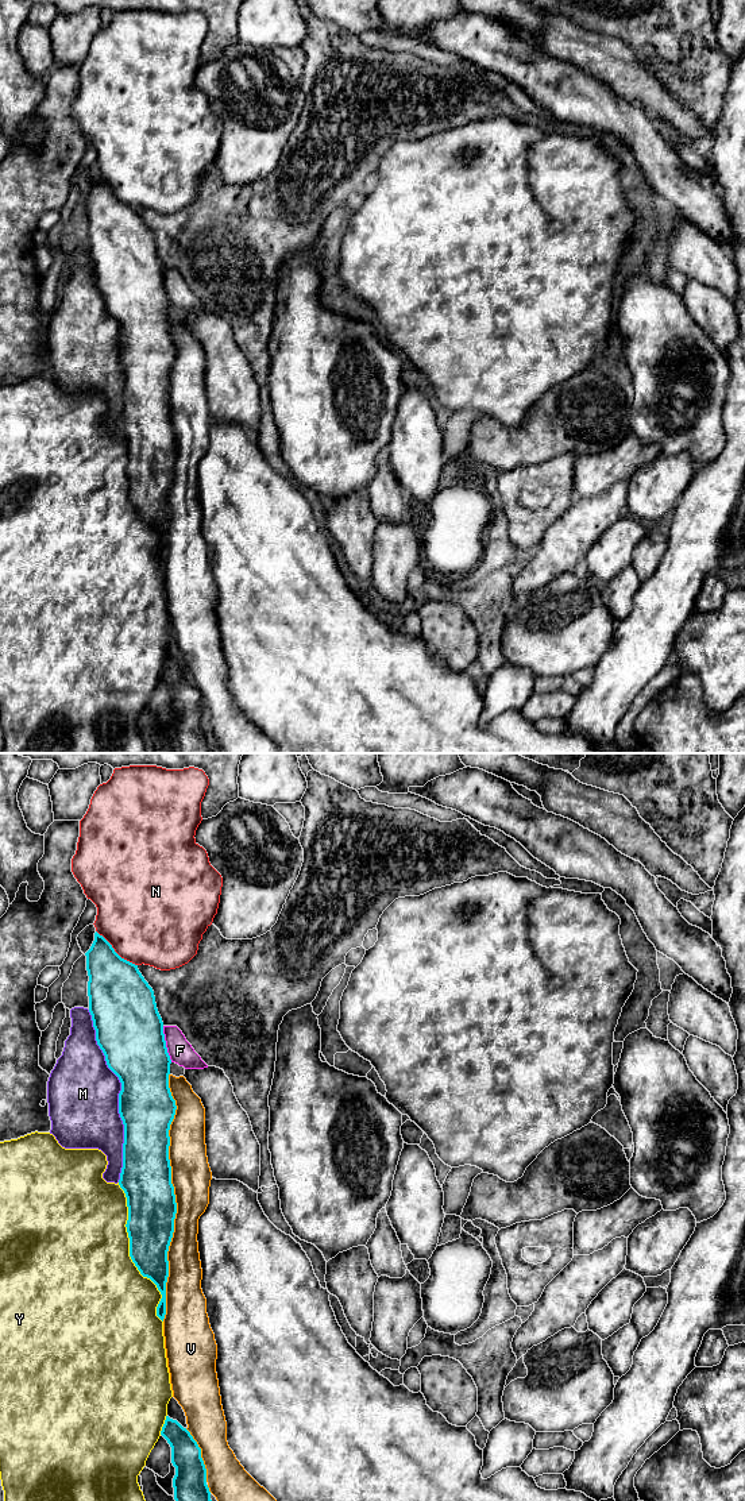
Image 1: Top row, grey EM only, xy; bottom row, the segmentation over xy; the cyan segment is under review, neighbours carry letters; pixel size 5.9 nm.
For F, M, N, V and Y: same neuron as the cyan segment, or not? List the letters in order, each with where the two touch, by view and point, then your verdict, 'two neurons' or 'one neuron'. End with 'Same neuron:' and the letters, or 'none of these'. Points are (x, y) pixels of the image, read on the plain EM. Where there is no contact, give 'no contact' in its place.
F: meets cyan in xy at (165, 288); two neurons
M: meets cyan in xy at (119, 340); two neurons
N: meets cyan in xy at (115, 196); two neurons
V: meets cyan in xy at (174, 442); one neuron
Y: meets cyan in xy at (130, 498); two neurons
Same neuron: V

